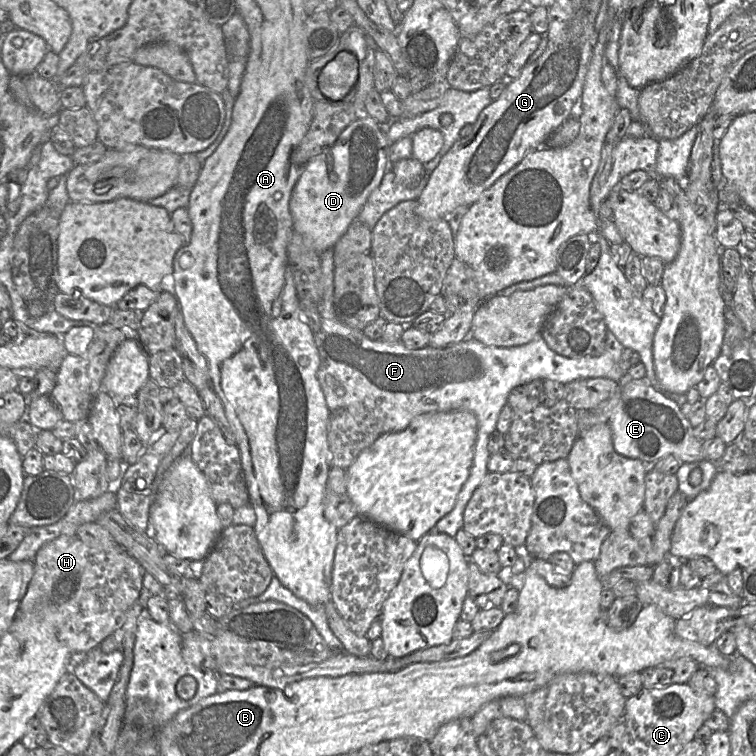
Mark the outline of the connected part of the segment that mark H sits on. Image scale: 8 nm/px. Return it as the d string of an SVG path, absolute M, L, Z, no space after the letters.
M62 535L38 550L34 558L33 576L19 605L18 618L47 623L58 639L67 646L71 655L87 652L99 646L121 626L123 616L140 596L145 572L125 549L98 550L86 545L76 535Z

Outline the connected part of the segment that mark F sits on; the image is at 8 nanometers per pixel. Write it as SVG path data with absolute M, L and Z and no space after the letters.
M333 248L320 255L322 299L317 304L321 328L314 335L319 351L320 366L317 378L331 412L349 406L363 406L383 421L384 434L400 431L419 415L433 412L468 410L478 420L478 436L470 474L463 484L453 509L441 518L433 531L455 537L463 528L464 510L474 490L489 472L487 449L489 437L496 430L502 408L510 391L534 379L552 379L562 384L584 378L608 378L619 382L625 375L619 363L625 347L607 329L606 347L597 357L569 358L551 350L541 334L521 346L487 346L473 338L444 348L427 346L409 349L401 341L388 343L371 340L362 330L351 328L336 316L333 306L334 260Z

